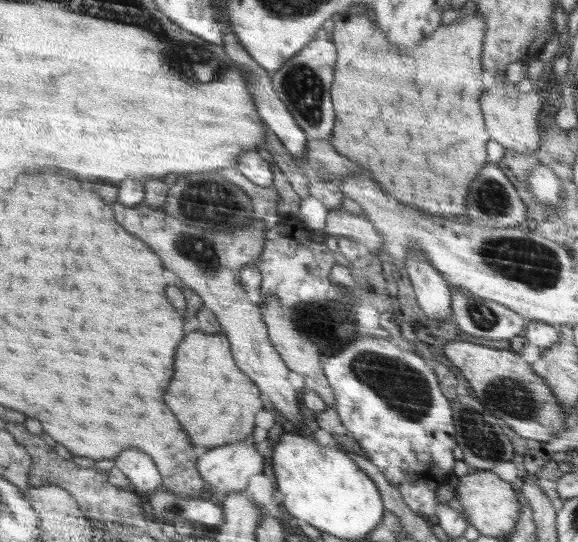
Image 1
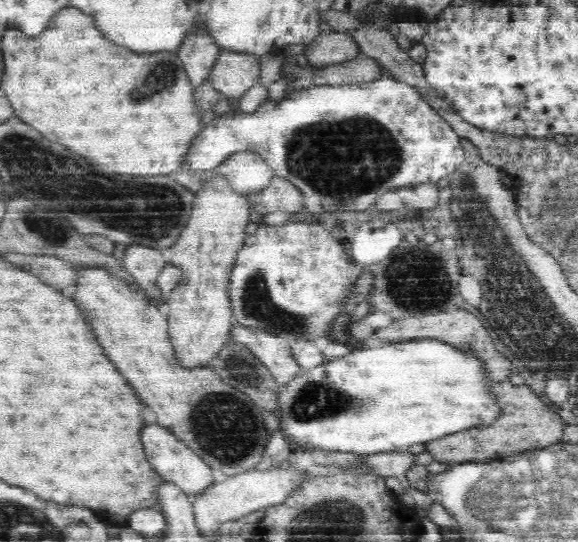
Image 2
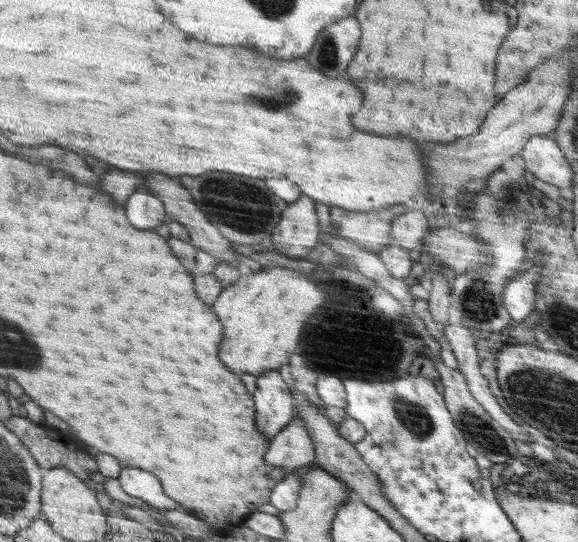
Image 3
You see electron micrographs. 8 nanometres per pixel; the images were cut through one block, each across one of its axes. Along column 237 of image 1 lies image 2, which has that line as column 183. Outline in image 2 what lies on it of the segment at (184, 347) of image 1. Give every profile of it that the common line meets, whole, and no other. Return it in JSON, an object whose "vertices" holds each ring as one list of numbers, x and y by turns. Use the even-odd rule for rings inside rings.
{"vertices":[[78,265,76,268,76,284,74,284,74,288,78,288,78,290,76,290,76,302,78,302,78,306,82,308,82,312,90,318,92,328,96,328,94,334,96,334,98,342,104,346,104,354,118,366,118,370,122,370,122,374,126,376,126,380,138,390,138,396,140,396,140,398,150,406,150,410,156,414,156,424,162,428,168,428,168,431,170,431,176,439,182,441,186,446,189,446,198,456,203,458,204,462,207,462,211,467,217,468,220,472,226,474,226,476,230,477,238,475,238,472,252,470,260,460,263,460,262,456,264,456,264,452,266,452,266,444,268,444,268,440,271,440,272,436,272,434,268,434,269,428,267,424,264,424,264,408,252,401,246,393,235,389,230,383,222,381,222,378,220,378,214,370,210,370,210,368,194,368,194,370,190,370,189,367,185,367,184,364,177,359,173,342,170,340,169,323,167,319,162,316,160,310,158,310,155,305,150,305,150,300,148,300,144,294,134,290,131,285,124,282,121,278,118,278,115,274,103,268,98,268,97,266,86,267]]}

